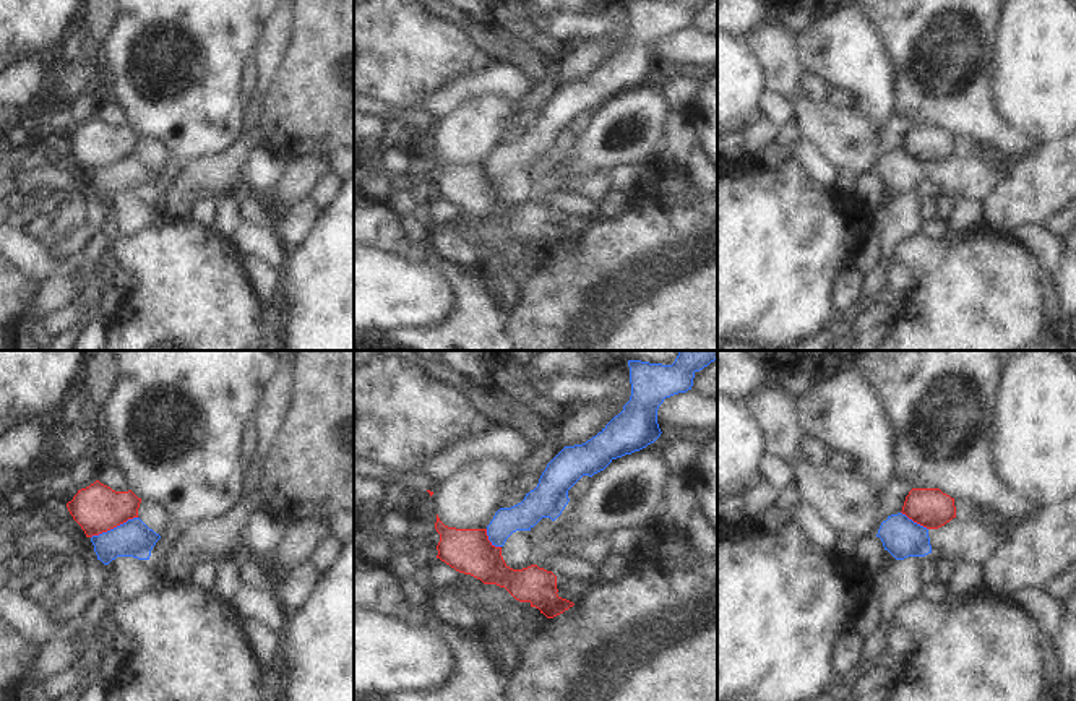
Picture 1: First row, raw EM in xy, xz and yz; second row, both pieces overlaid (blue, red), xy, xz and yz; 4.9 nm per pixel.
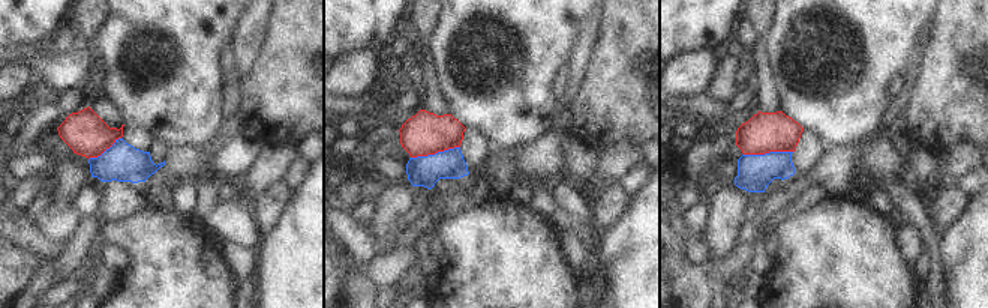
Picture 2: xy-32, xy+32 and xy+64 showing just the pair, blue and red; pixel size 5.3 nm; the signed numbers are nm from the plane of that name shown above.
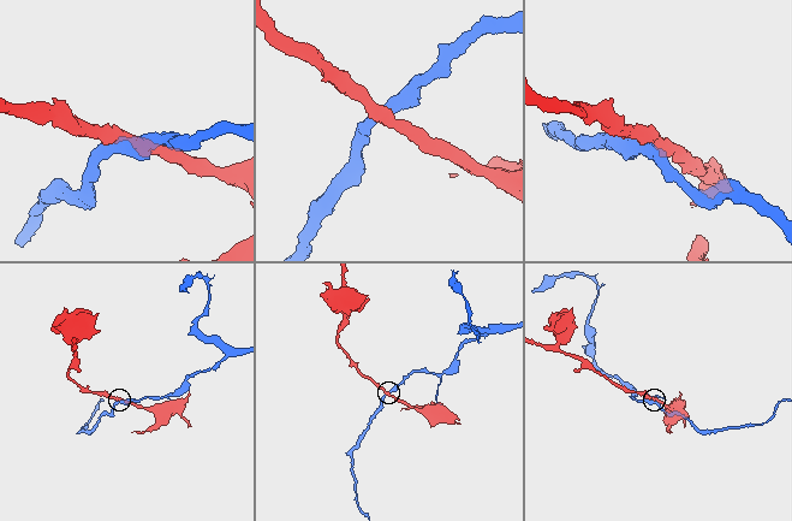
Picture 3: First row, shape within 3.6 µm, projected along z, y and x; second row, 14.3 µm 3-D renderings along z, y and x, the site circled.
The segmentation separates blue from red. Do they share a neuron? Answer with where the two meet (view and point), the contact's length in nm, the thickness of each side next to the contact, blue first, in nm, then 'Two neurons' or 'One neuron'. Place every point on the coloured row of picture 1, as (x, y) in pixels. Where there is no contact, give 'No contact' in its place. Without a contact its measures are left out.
Touches blue at xy (114, 528). Shared border 260 nm. Thickness 180 nm (blue) against 240 nm. Two neurons.

